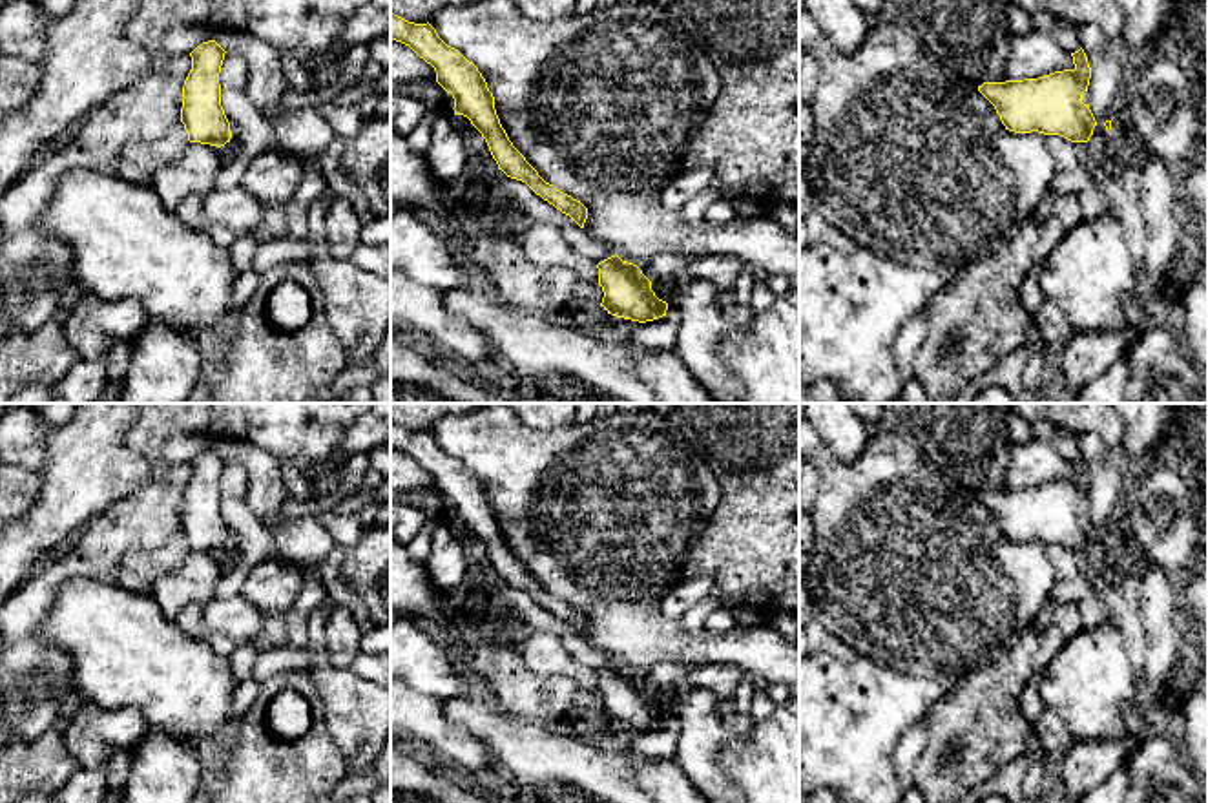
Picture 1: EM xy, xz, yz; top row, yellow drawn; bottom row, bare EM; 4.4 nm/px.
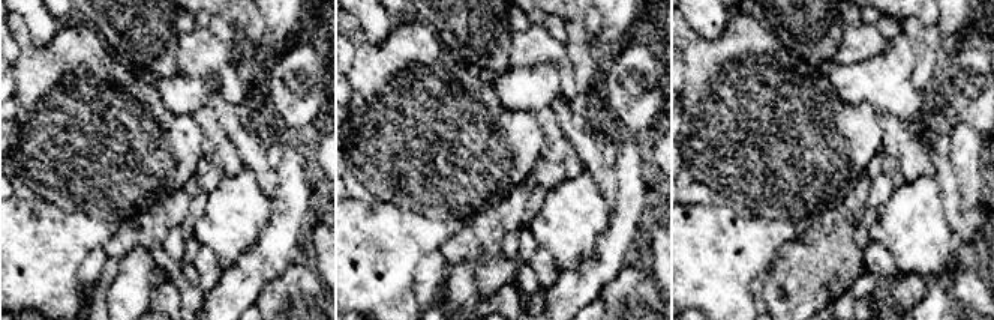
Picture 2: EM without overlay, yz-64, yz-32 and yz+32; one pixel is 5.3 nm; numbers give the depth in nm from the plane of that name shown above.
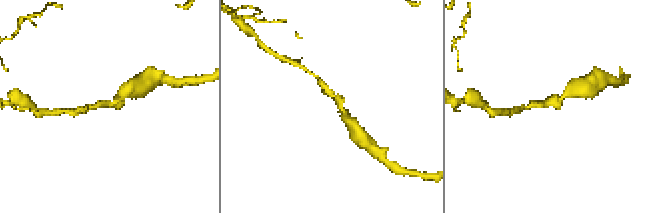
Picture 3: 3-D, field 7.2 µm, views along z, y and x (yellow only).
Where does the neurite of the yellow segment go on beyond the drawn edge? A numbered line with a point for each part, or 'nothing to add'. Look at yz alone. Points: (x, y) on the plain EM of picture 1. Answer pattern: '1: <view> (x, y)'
nothing to add

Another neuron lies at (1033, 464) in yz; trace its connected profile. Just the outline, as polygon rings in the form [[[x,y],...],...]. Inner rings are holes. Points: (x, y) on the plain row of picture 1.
[[[1033,438],[1027,443],[1011,443],[1007,489],[1038,487],[1064,478],[1075,478],[1073,465],[1049,442]]]

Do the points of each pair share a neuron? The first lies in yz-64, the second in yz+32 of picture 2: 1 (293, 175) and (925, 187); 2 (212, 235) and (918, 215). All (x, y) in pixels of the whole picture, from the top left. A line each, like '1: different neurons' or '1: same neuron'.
1: different neurons
2: same neuron

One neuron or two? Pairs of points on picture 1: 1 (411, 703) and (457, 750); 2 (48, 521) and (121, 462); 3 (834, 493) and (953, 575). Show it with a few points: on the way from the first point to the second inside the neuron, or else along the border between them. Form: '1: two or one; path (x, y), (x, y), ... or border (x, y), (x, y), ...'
1: one; path (420, 714), (446, 740)
2: one; path (66, 502), (103, 469)
3: one; path (864, 510), (924, 570)

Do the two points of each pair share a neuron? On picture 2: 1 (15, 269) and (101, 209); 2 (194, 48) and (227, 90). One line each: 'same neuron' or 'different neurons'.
1: different neurons
2: same neuron

